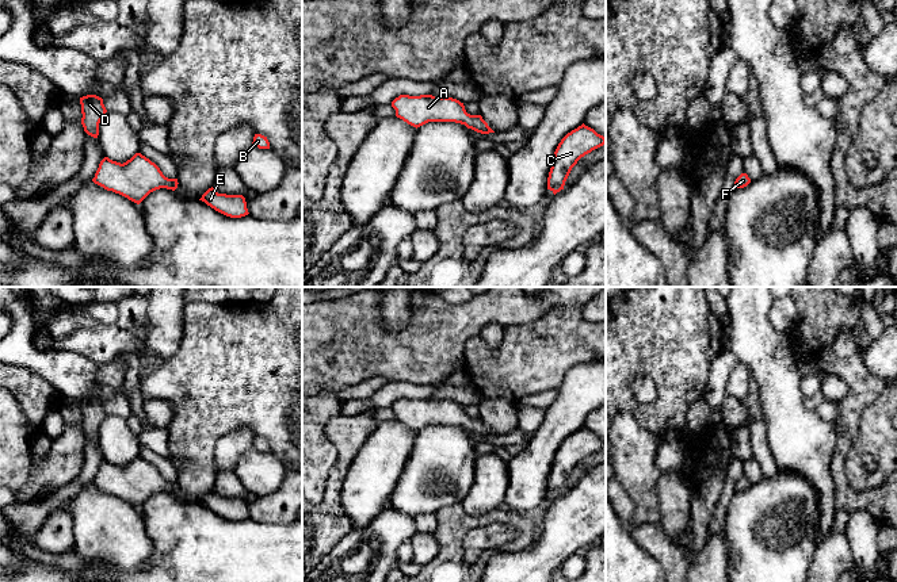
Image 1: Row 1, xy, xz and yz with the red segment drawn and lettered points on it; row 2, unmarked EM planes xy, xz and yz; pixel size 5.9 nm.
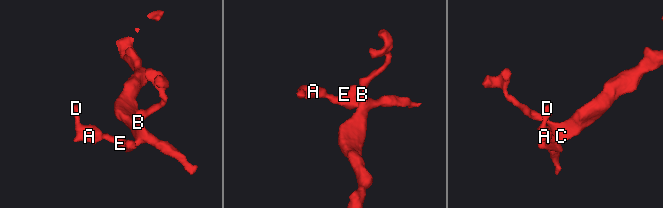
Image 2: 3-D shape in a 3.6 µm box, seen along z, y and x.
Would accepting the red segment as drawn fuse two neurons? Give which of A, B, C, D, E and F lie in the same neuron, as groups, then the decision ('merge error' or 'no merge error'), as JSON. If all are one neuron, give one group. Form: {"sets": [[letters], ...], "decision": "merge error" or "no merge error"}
{"sets": [["A", "B", "C", "D", "E", "F"]], "decision": "no merge error"}

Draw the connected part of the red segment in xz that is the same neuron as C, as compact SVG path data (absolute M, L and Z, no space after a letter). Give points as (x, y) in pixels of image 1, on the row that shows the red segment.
M584 123L568 133L554 152L547 189L554 195L564 189L565 181L577 161L604 143L606 138Z

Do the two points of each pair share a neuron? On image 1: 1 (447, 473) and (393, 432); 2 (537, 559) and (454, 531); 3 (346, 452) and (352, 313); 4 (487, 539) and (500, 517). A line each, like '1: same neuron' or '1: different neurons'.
1: different neurons
2: different neurons
3: different neurons
4: different neurons

